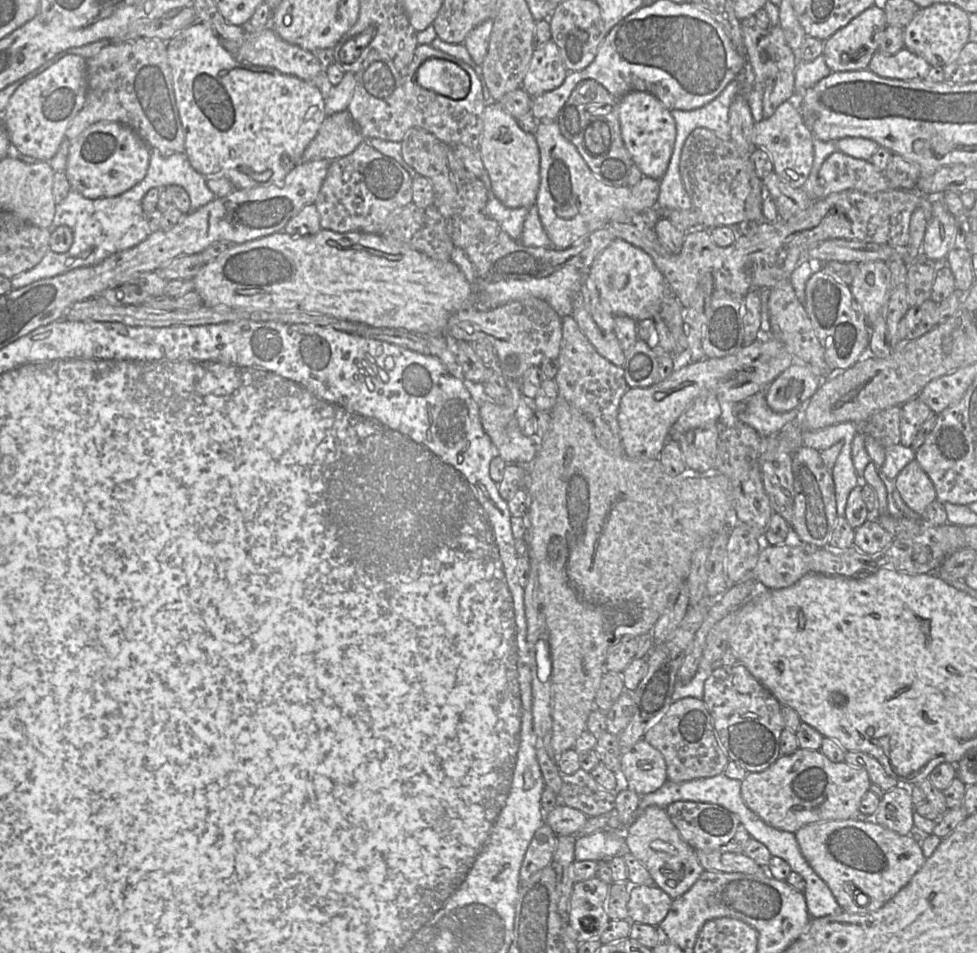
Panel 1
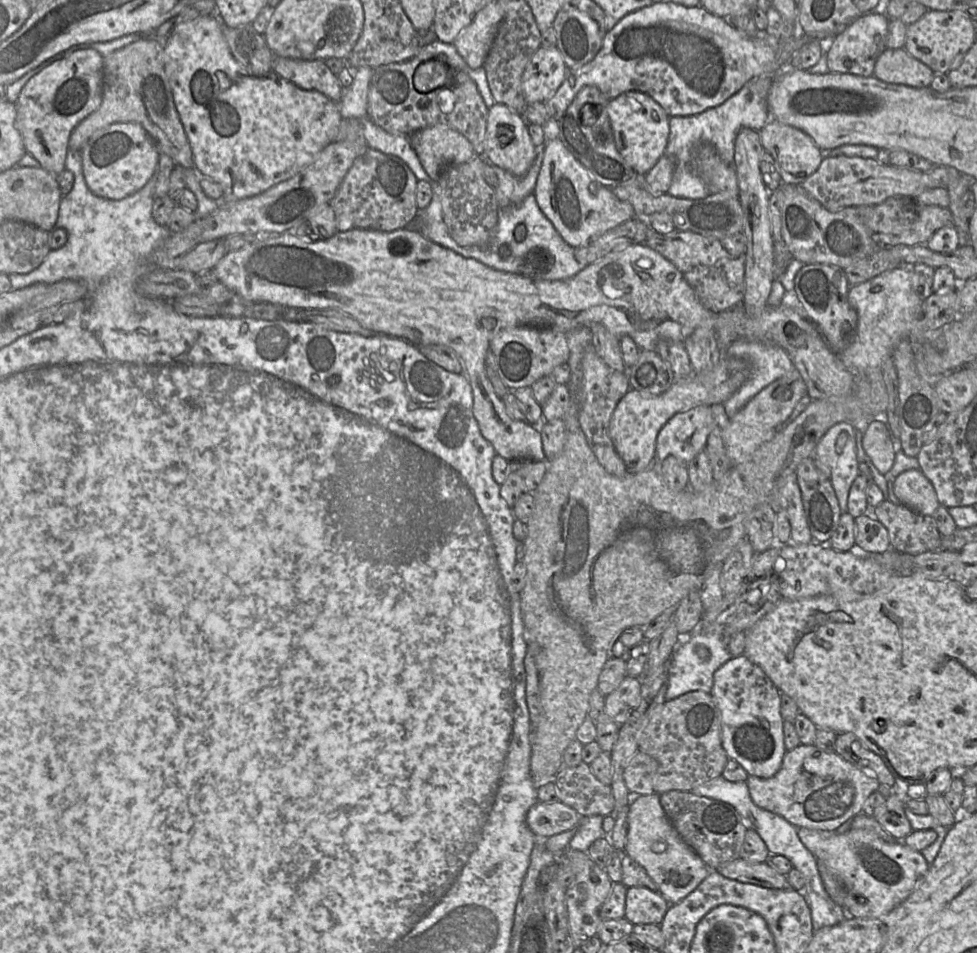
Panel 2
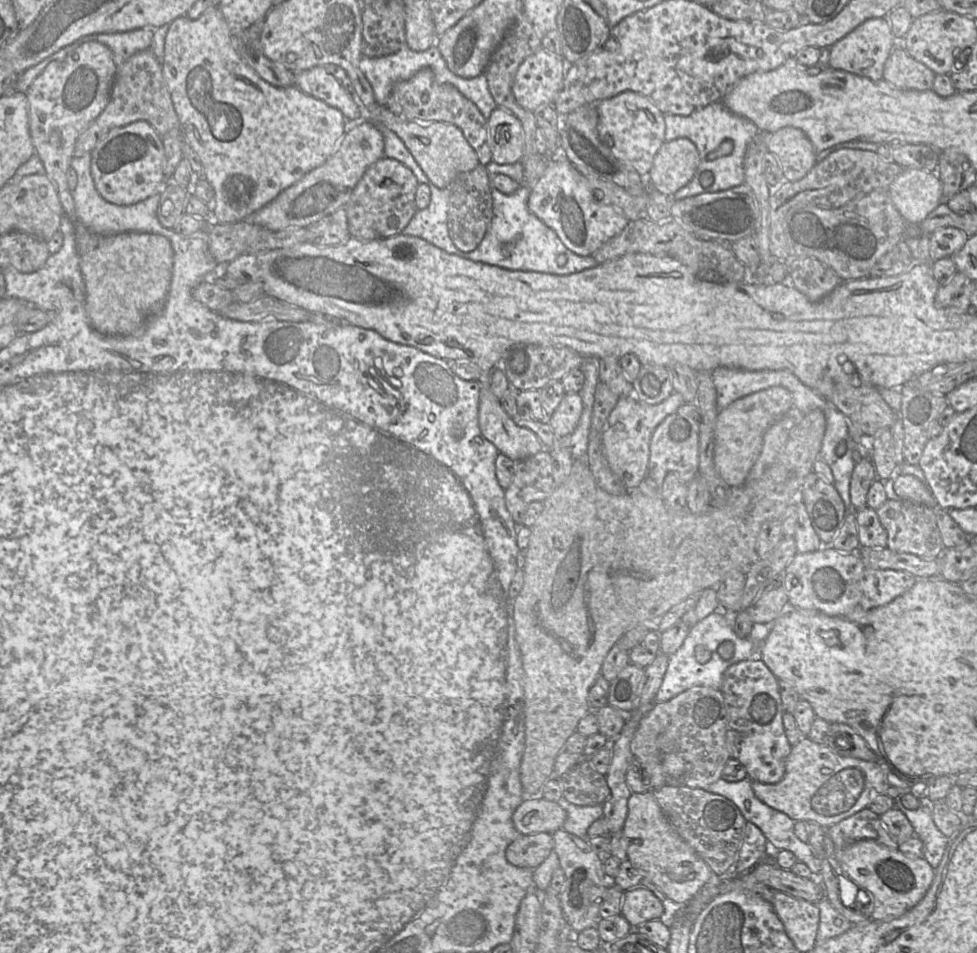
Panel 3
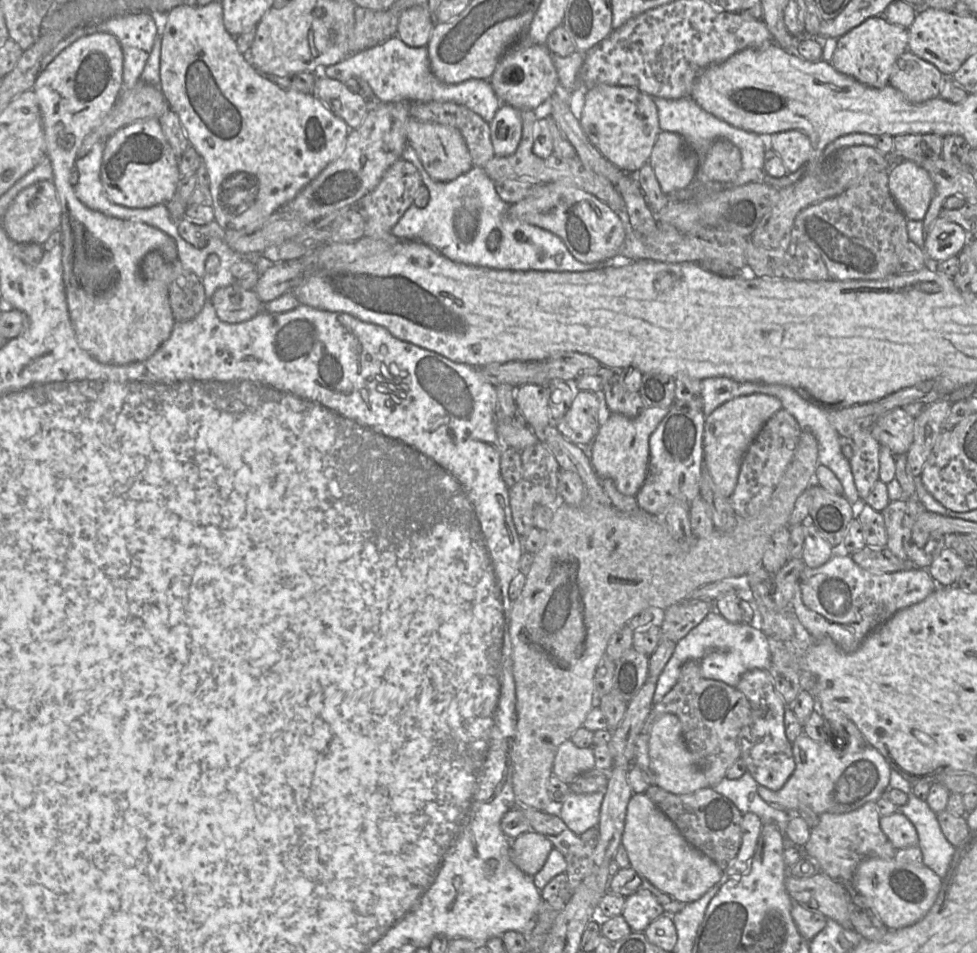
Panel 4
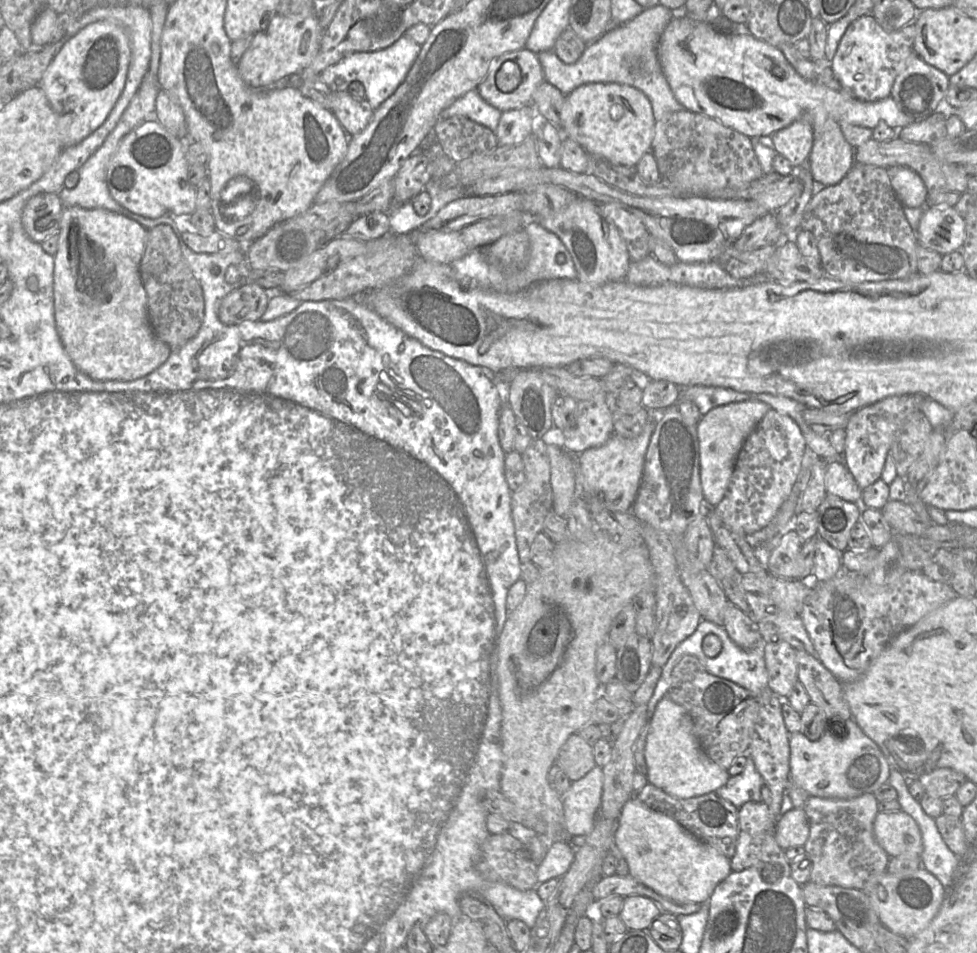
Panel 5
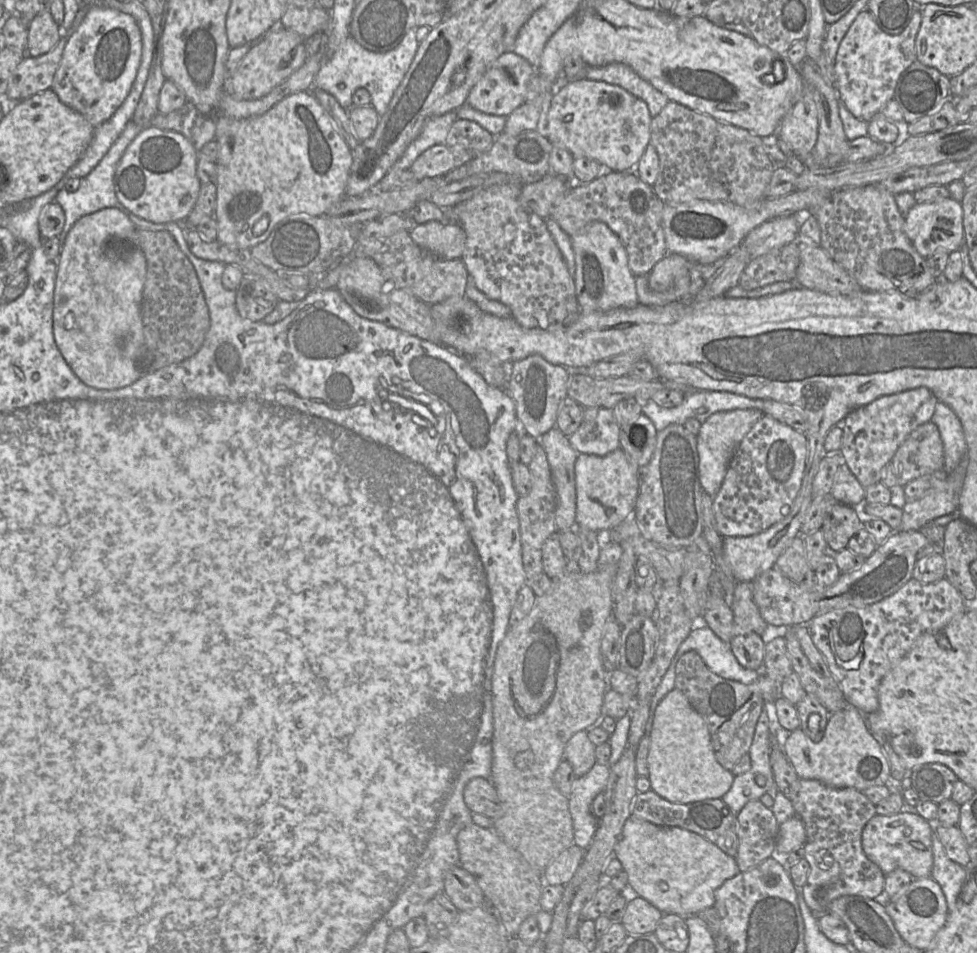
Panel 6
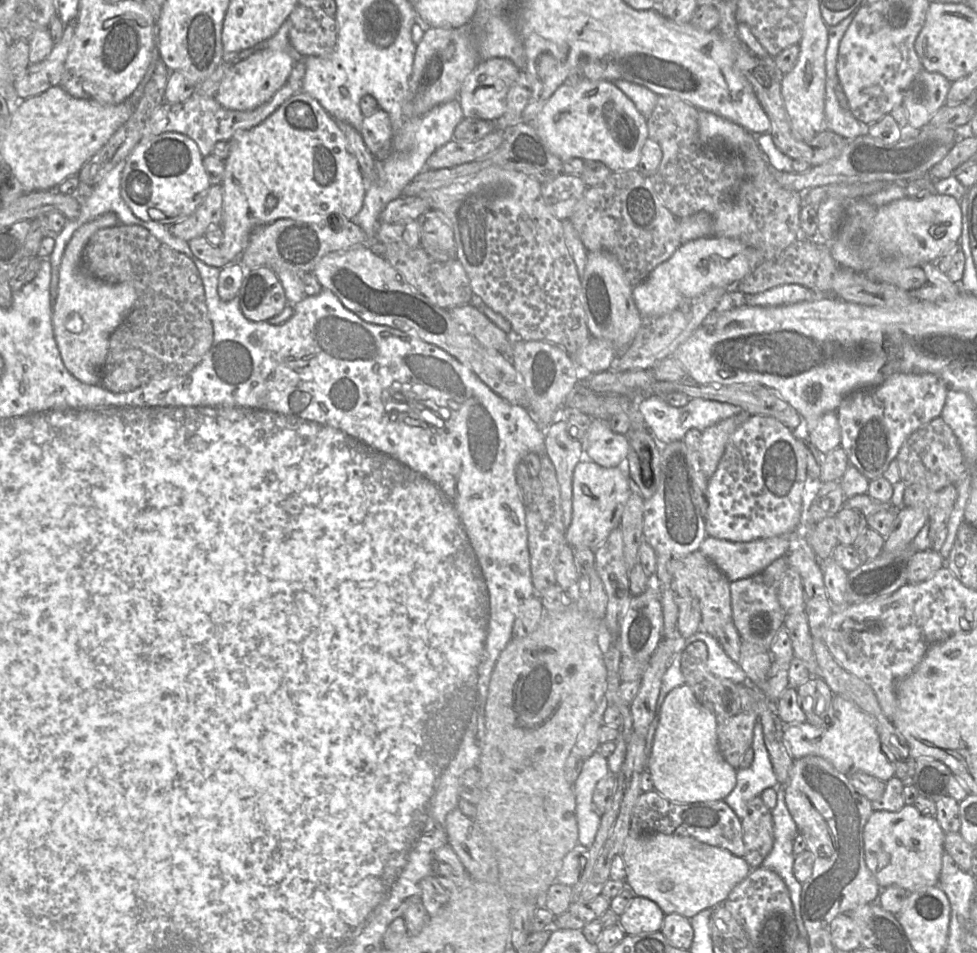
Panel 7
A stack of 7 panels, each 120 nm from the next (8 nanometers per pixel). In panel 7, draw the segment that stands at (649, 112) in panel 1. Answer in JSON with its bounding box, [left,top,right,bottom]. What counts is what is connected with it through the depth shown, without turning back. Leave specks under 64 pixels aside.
[530,77,649,172]

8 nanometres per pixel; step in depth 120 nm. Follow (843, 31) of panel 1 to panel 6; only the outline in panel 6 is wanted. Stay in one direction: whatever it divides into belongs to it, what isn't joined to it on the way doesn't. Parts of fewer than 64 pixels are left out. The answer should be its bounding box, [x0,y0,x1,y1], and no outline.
[834,7,922,122]

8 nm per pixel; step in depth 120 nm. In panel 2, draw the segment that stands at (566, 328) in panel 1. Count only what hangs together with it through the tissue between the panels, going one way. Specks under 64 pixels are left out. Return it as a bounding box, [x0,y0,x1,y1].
[578,343,631,478]

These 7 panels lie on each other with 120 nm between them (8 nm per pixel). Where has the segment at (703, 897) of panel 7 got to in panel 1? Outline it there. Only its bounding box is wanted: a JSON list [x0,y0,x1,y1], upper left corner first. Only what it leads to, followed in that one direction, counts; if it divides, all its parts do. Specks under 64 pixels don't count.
[625,806,704,899]

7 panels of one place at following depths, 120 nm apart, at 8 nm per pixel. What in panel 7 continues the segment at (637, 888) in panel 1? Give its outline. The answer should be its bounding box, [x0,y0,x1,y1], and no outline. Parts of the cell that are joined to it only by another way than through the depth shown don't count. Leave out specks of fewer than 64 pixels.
[618,896,664,935]

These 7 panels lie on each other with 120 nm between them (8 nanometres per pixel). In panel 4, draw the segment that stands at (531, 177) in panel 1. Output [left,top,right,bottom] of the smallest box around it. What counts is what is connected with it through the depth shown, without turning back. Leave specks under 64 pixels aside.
[489,104,523,157]

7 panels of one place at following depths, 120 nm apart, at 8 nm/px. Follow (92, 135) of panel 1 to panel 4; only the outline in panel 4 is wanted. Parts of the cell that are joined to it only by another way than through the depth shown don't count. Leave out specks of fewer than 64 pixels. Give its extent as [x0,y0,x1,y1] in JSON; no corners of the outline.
[100,119,181,208]

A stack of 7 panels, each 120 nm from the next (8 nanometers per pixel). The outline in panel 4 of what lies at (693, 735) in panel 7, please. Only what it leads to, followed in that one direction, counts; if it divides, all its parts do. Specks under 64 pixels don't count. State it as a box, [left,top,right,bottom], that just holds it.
[648,714,709,795]

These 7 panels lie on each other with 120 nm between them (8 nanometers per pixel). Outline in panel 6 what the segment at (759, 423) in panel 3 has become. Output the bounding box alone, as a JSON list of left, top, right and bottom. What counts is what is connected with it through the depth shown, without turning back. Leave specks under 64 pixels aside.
[696,409,763,498]

